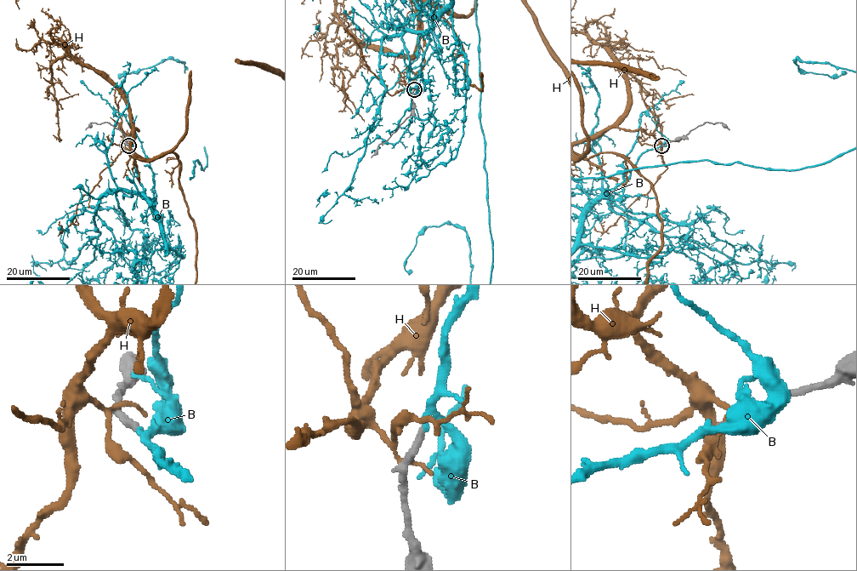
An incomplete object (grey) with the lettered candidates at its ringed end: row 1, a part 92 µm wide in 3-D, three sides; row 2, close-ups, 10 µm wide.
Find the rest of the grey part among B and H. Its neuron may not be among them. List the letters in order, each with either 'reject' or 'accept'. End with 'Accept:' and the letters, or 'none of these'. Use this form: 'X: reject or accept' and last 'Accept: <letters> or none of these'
B: accept
H: reject
Accept: B

